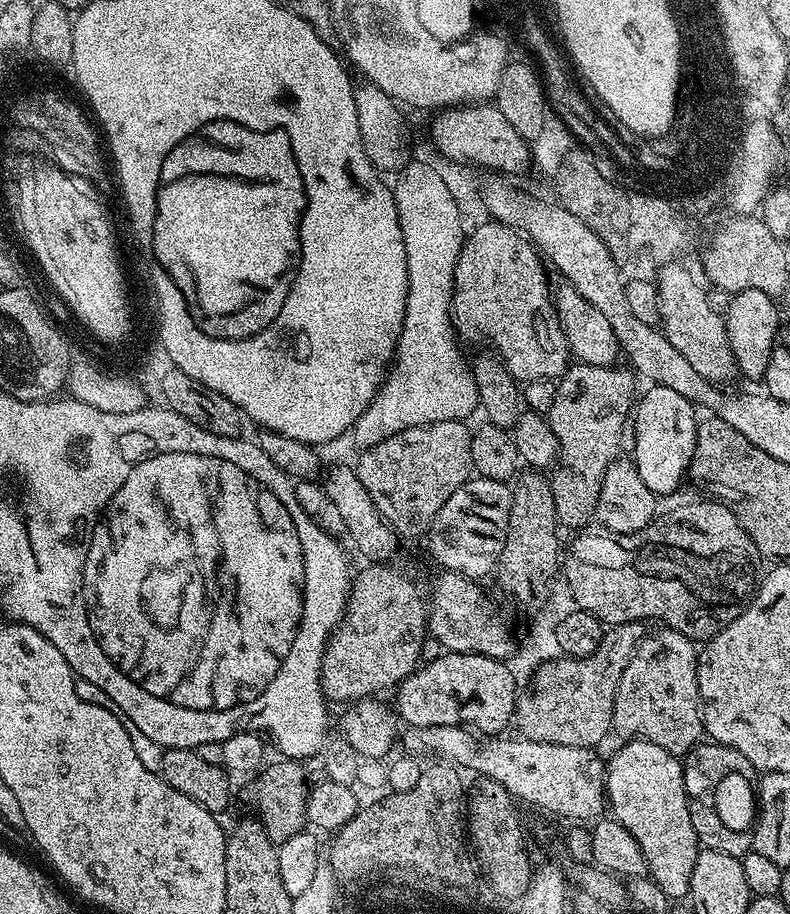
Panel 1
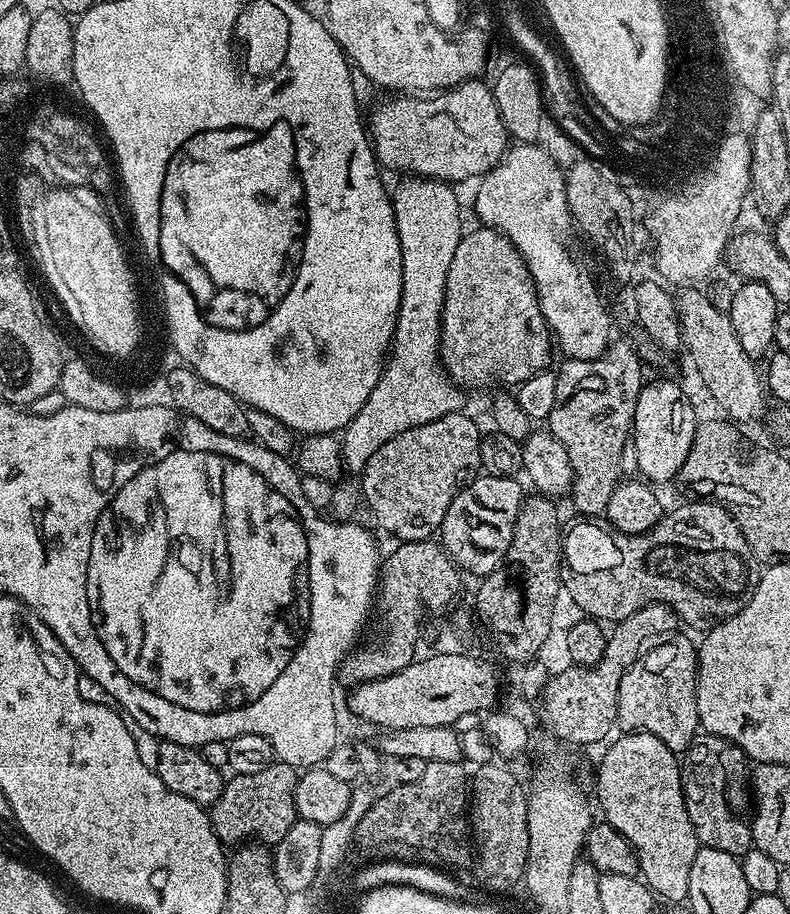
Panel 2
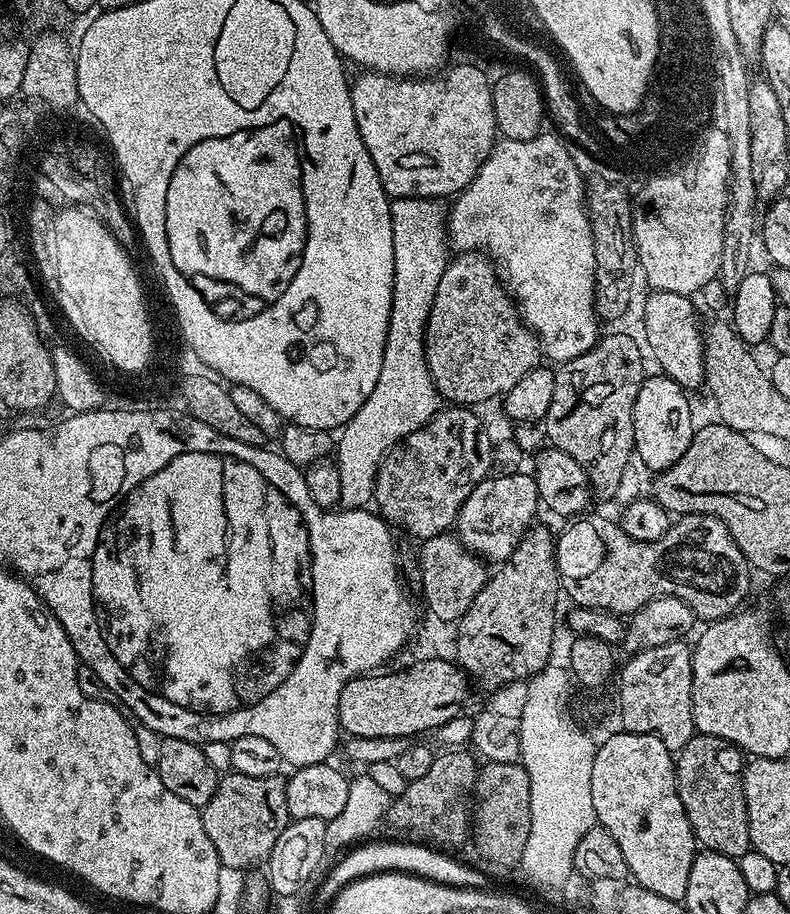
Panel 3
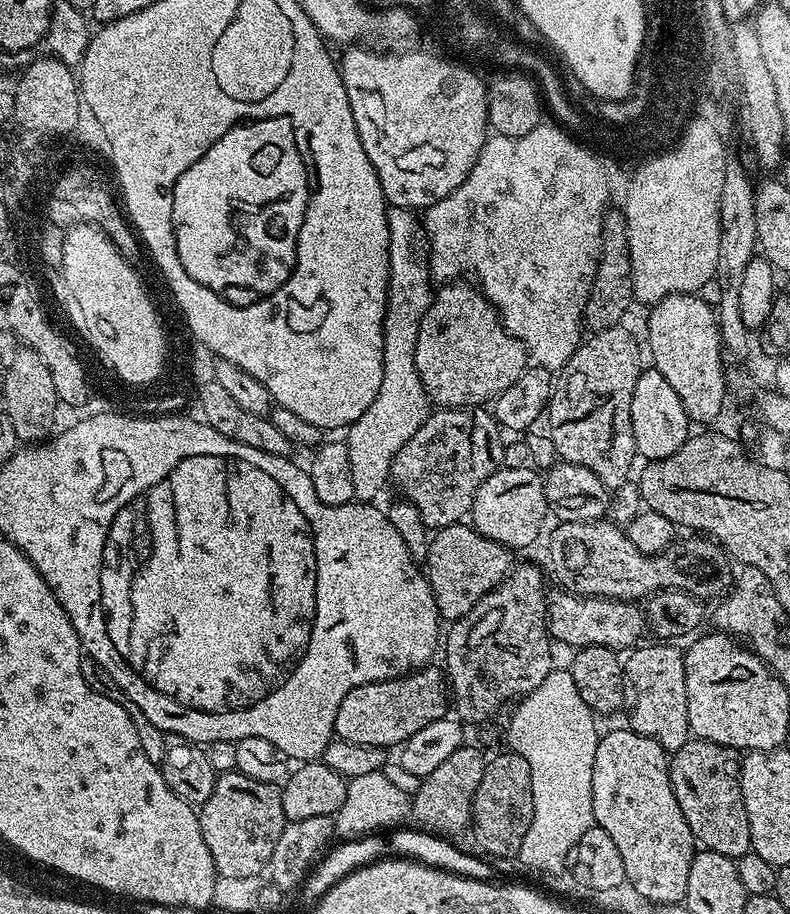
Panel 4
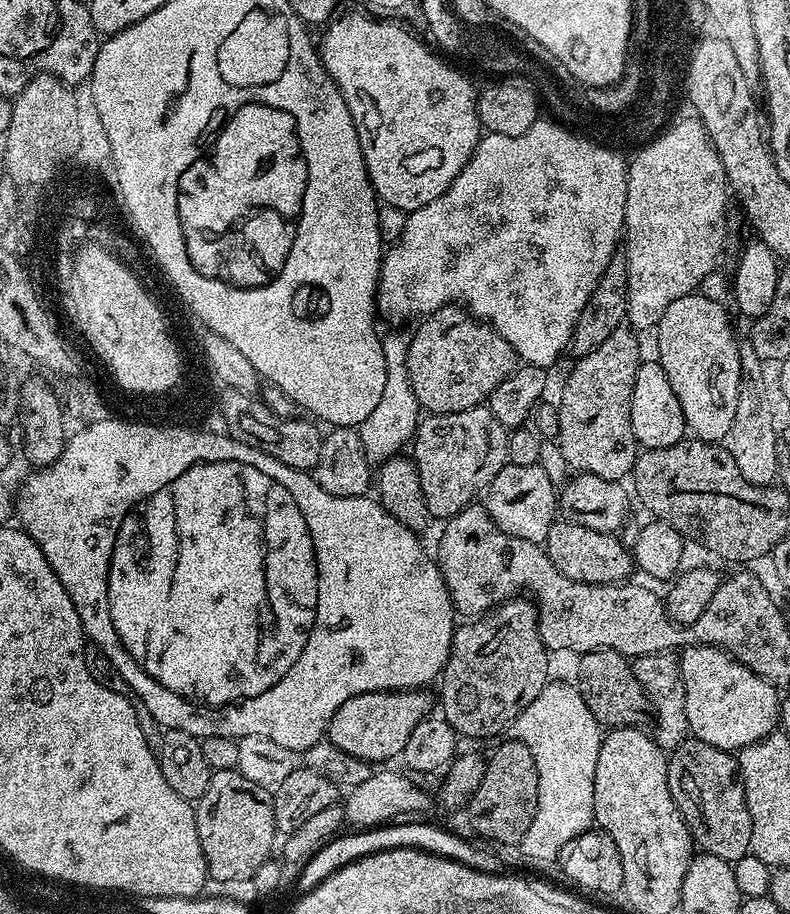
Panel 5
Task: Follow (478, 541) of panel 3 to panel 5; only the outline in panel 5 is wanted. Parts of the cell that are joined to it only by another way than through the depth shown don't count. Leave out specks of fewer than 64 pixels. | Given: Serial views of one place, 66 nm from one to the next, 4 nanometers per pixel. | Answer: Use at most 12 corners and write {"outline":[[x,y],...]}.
{"outline":[[539,463],[505,464],[486,489],[506,534],[543,545],[558,488]]}

